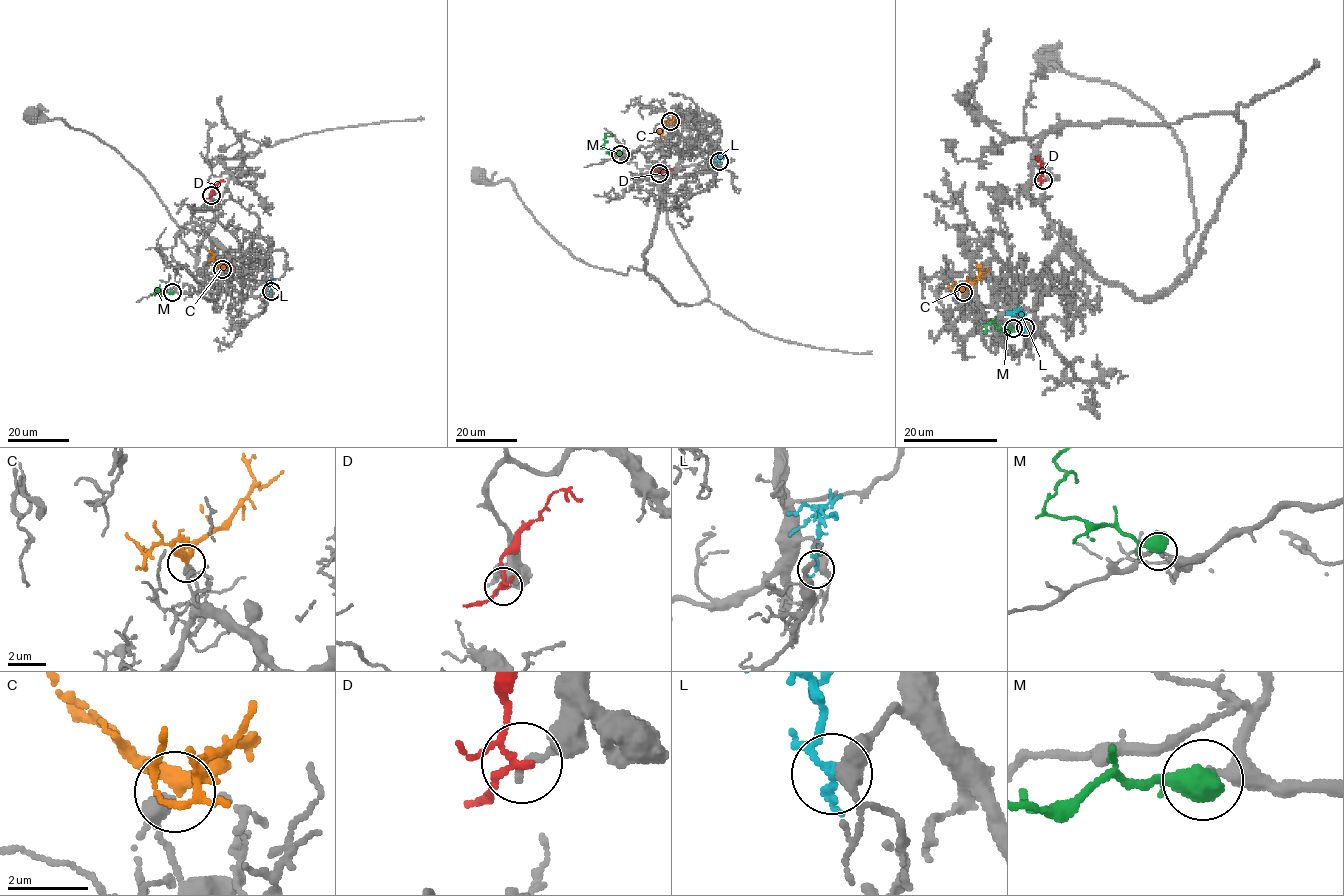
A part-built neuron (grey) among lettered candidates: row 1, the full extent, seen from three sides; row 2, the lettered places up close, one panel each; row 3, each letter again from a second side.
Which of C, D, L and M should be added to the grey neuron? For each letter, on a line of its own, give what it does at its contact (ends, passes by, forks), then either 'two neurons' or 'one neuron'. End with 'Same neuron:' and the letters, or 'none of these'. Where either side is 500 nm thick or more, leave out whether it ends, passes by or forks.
C: it passes by; one neuron
D: it forks there; two neurons
L: it forks there; one neuron
M: it passes by; one neuron
Same neuron: C, L, M

